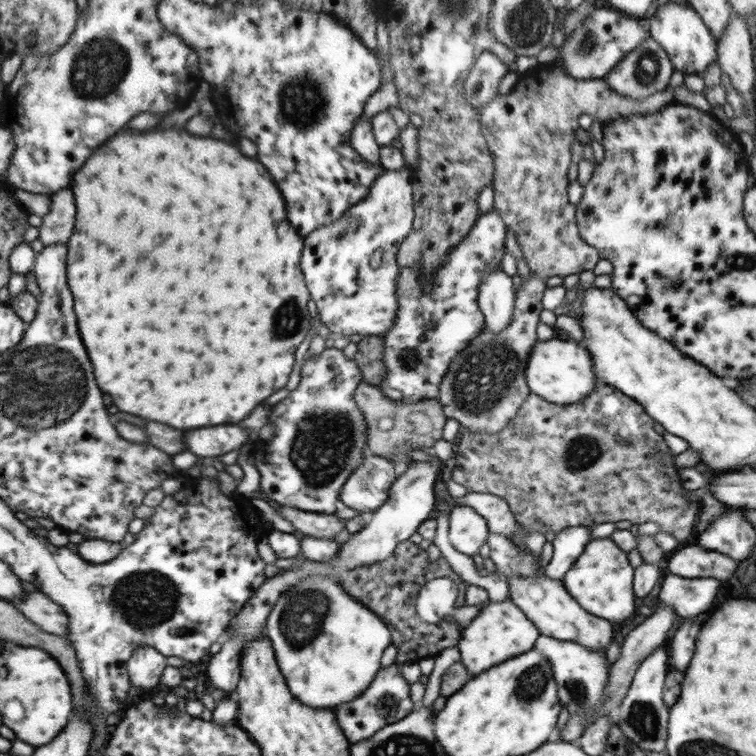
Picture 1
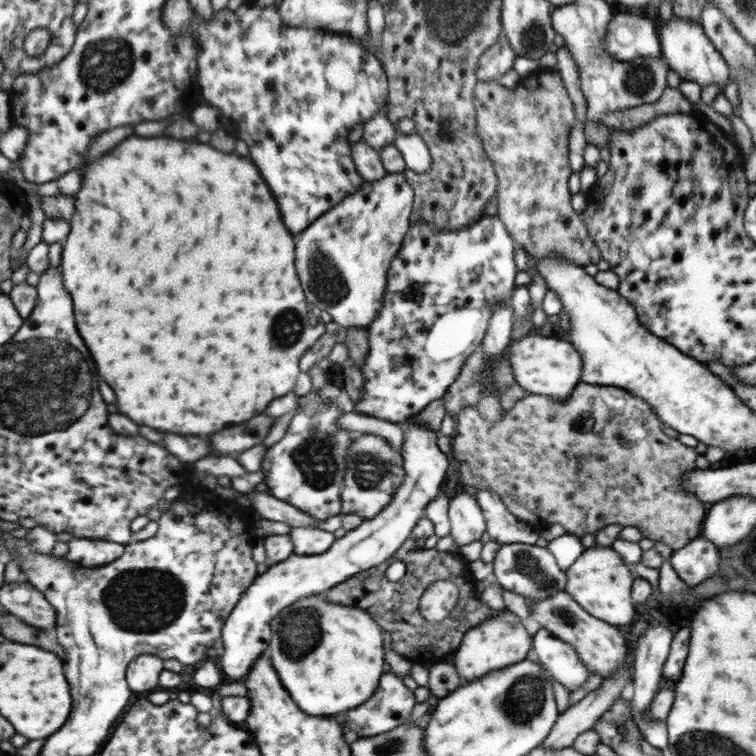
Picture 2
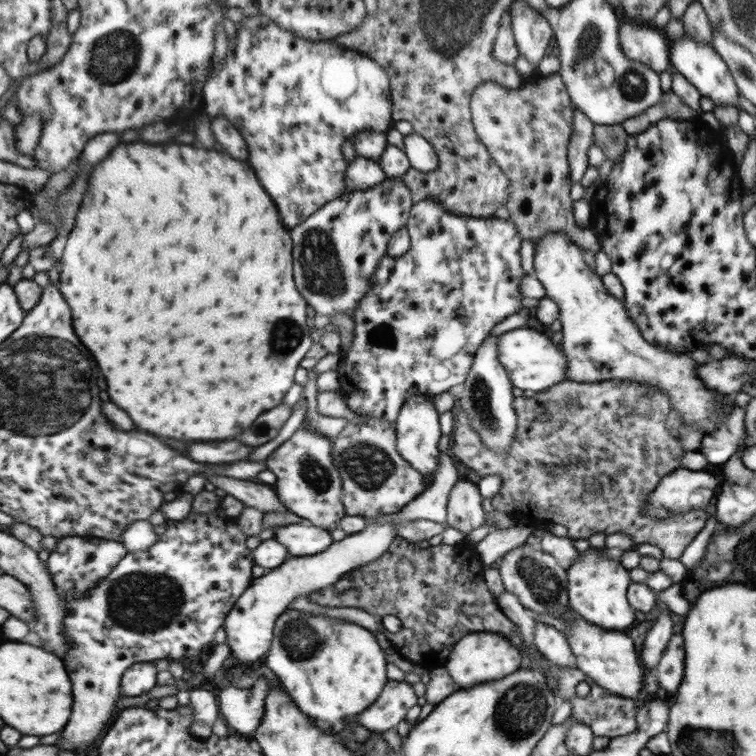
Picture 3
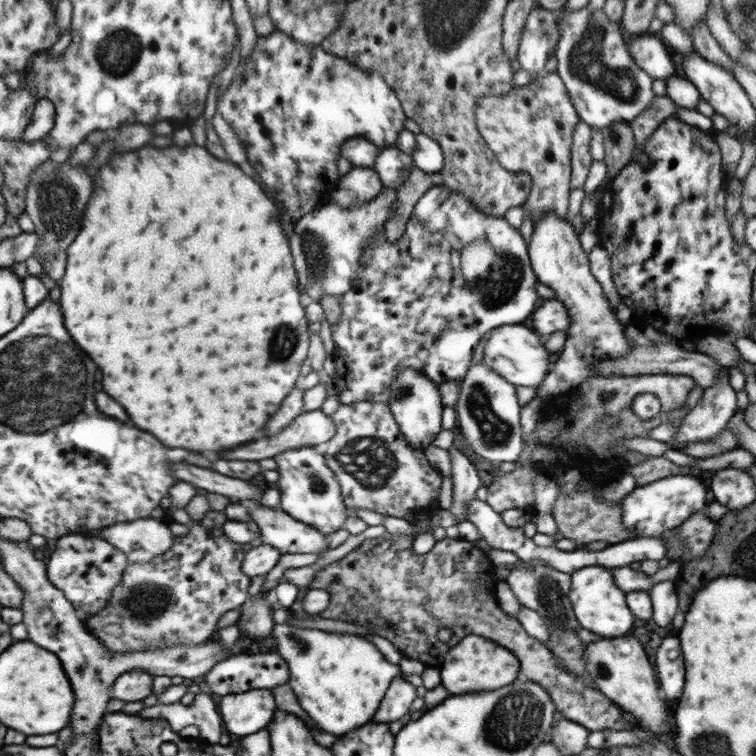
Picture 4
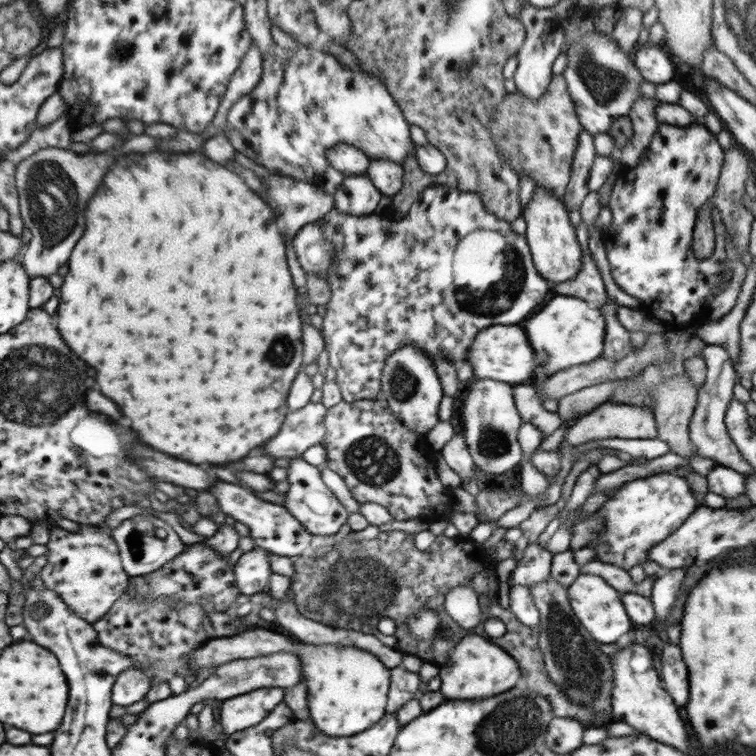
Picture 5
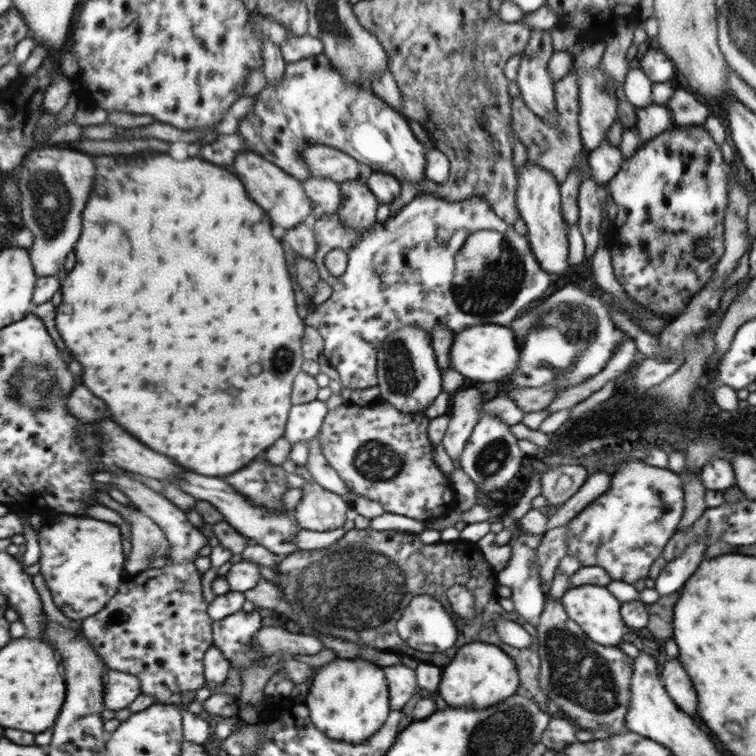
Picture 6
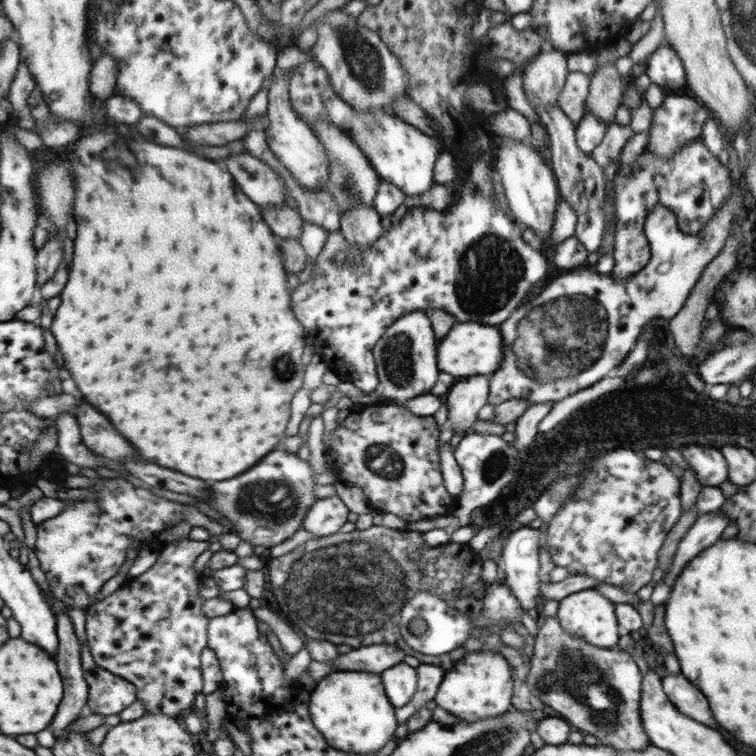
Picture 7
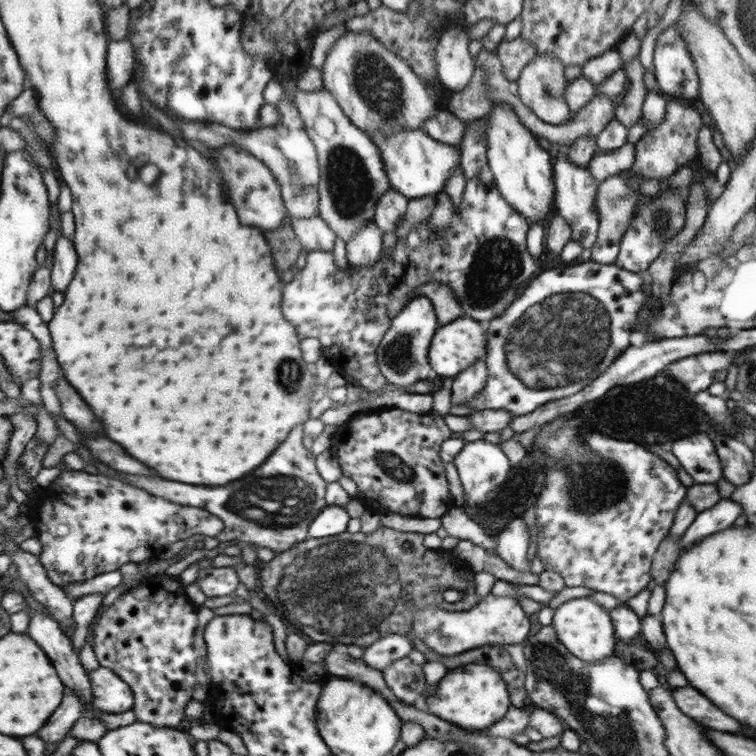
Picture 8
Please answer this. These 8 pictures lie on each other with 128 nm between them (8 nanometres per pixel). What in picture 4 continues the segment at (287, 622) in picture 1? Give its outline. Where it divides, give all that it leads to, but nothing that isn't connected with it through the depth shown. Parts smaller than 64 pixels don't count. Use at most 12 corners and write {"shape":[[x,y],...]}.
{"shape":[[274,623],[320,730],[370,724],[402,668],[374,643]]}

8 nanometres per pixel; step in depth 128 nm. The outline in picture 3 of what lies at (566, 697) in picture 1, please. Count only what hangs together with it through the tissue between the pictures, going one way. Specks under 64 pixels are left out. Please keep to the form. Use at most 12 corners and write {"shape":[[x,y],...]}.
{"shape":[[535,620],[534,644],[544,658],[578,668],[567,635]]}

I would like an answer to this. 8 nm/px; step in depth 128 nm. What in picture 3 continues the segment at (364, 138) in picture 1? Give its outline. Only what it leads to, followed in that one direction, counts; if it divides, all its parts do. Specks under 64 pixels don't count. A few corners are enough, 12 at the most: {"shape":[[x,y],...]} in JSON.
{"shape":[[357,156],[346,190],[369,189],[385,180],[378,159]]}

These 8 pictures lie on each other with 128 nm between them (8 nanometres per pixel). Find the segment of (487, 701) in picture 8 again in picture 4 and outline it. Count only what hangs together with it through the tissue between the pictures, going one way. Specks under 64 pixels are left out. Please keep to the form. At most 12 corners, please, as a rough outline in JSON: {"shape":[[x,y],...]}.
{"shape":[[463,638],[439,669],[449,694],[498,690],[521,676],[494,639]]}

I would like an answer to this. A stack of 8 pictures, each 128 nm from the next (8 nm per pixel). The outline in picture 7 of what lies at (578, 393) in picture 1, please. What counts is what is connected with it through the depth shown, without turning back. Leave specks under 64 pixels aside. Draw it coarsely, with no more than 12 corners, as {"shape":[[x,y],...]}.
{"shape":[[458,321],[437,343],[438,370],[490,375],[504,358],[496,325]]}

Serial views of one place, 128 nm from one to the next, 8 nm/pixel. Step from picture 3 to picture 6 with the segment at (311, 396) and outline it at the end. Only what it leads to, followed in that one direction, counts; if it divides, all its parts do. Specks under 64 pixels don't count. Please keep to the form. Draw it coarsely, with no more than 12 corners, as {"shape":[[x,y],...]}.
{"shape":[[316,399],[293,404],[283,436],[310,442],[328,413]]}

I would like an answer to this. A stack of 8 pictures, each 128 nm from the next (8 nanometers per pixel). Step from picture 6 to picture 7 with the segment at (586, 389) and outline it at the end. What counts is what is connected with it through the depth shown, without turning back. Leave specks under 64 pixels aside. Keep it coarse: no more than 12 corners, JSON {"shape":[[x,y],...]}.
{"shape":[[553,402],[534,404],[516,420],[518,450],[528,448]]}

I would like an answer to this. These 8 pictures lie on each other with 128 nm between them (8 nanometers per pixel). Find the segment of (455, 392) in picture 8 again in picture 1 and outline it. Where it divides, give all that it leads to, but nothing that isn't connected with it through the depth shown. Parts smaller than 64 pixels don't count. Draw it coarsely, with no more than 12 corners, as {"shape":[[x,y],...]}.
{"shape":[[470,506],[449,513],[448,540],[472,558],[487,542],[486,520]]}

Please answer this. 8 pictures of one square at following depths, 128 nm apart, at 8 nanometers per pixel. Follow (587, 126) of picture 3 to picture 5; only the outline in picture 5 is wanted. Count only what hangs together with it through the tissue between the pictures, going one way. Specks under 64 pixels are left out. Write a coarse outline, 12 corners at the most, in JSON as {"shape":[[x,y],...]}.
{"shape":[[580,132],[572,176],[563,194],[568,212],[590,191],[596,158],[594,137]]}

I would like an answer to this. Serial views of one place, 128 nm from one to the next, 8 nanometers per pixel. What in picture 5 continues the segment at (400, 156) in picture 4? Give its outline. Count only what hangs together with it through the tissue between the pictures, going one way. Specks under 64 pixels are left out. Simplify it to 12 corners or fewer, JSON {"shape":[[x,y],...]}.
{"shape":[[373,160],[365,173],[379,191],[400,192],[404,167],[391,160]]}

